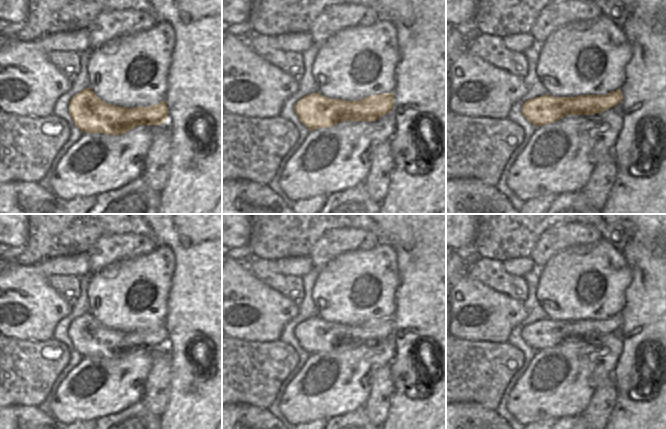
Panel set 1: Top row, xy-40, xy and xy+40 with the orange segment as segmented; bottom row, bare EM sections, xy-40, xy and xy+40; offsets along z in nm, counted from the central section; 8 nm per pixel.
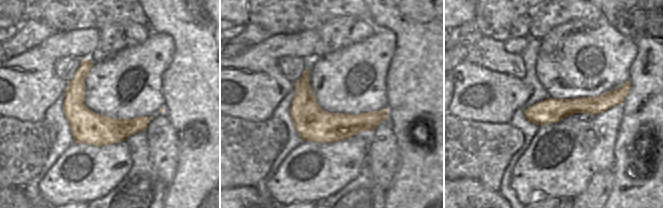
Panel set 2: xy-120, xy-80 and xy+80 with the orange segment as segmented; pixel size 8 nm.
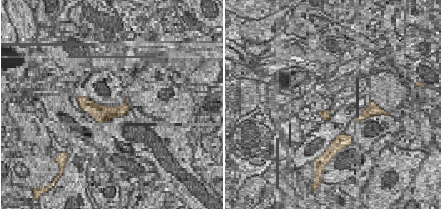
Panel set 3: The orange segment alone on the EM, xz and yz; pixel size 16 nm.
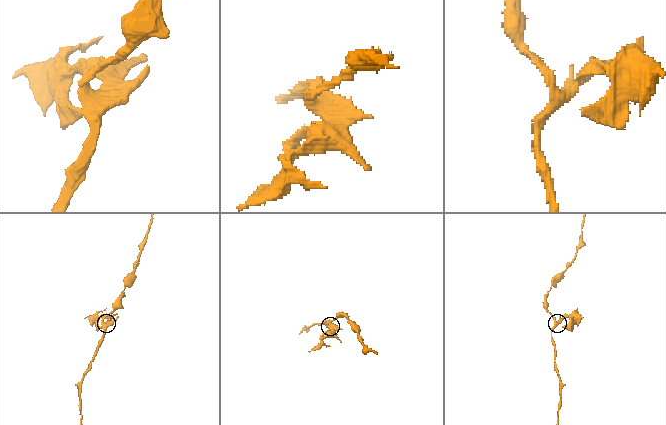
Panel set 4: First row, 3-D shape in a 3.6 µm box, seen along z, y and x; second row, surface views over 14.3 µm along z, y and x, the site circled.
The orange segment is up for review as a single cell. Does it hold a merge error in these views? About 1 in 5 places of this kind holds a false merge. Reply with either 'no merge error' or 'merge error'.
merge error

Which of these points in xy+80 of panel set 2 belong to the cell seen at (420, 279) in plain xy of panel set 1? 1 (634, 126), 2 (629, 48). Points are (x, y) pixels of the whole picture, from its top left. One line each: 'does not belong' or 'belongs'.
1: belongs
2: does not belong

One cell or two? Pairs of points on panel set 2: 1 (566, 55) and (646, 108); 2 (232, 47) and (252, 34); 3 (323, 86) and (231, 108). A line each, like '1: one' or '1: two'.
1: two
2: one
3: two

